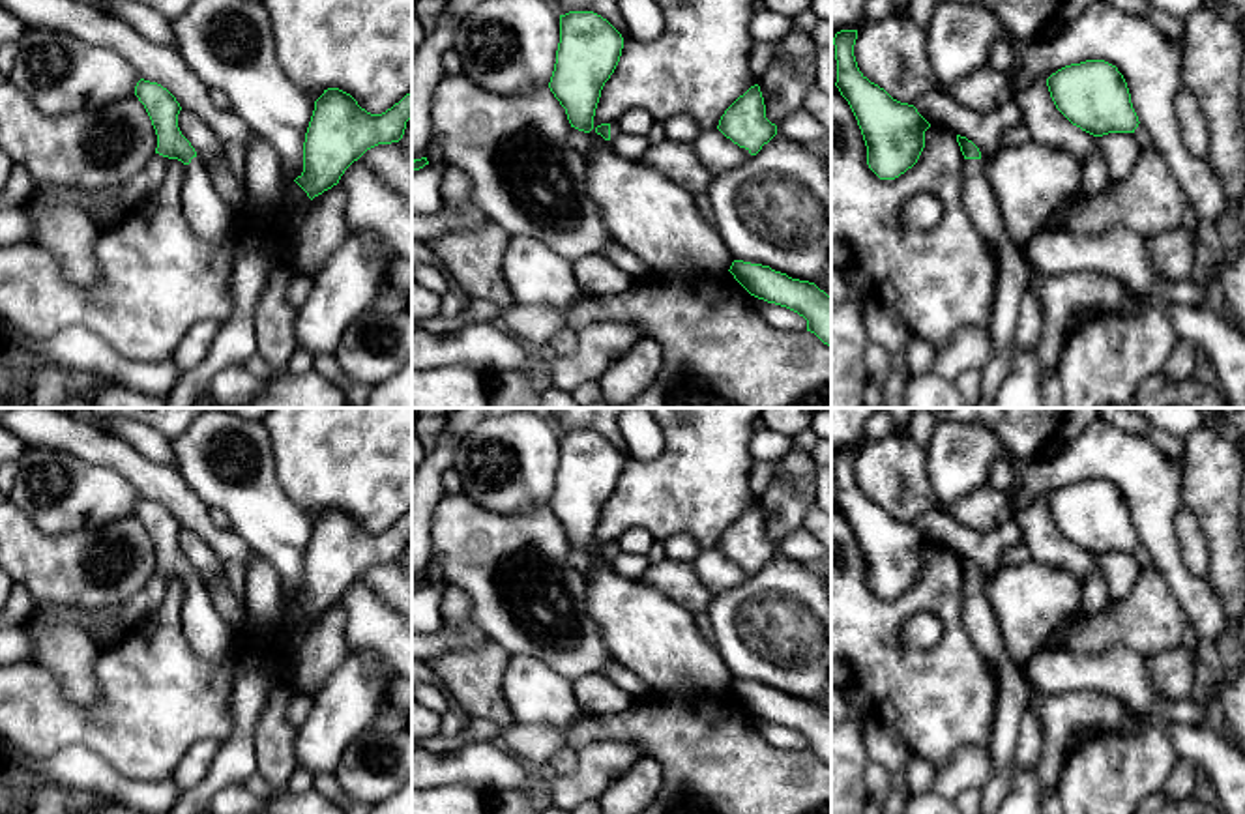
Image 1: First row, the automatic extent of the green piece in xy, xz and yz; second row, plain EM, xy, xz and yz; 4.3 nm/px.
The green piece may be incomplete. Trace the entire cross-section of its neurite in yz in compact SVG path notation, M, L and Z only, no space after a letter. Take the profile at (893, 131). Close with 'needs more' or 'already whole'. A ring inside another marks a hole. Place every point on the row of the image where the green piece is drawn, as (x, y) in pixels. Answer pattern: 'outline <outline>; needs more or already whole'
outline M841 30L833 37L837 82L848 101L867 146L867 165L880 180L895 180L912 168L930 124L914 105L893 99L857 67L854 45L857 30Z; already whole

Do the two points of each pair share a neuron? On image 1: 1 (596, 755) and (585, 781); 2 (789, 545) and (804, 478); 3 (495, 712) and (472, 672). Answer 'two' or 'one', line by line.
1: one
2: two
3: one

